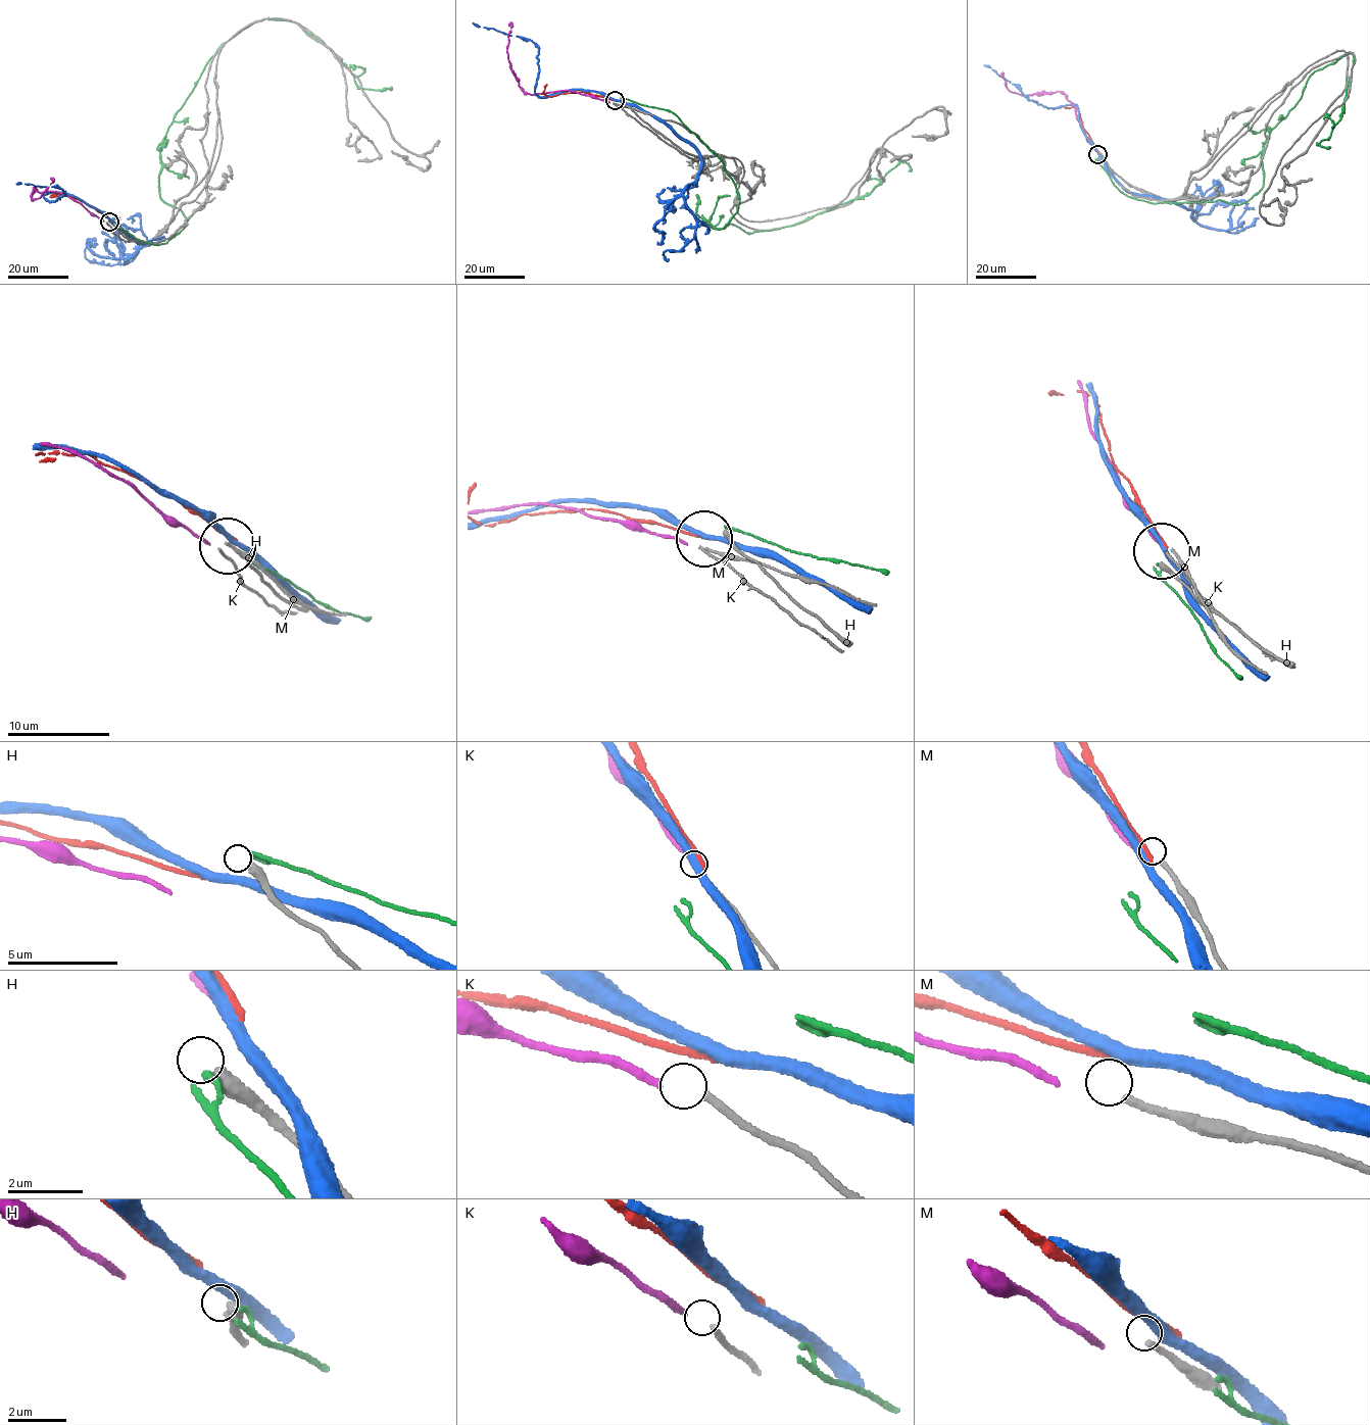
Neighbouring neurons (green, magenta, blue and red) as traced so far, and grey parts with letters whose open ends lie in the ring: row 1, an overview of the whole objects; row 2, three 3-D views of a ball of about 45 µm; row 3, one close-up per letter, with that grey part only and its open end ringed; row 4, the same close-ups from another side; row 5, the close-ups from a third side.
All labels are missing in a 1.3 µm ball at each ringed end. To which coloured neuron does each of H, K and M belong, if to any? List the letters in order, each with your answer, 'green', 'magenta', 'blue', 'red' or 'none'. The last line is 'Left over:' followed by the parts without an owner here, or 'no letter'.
H: none
K: none
M: none
Left over: H, K, M

